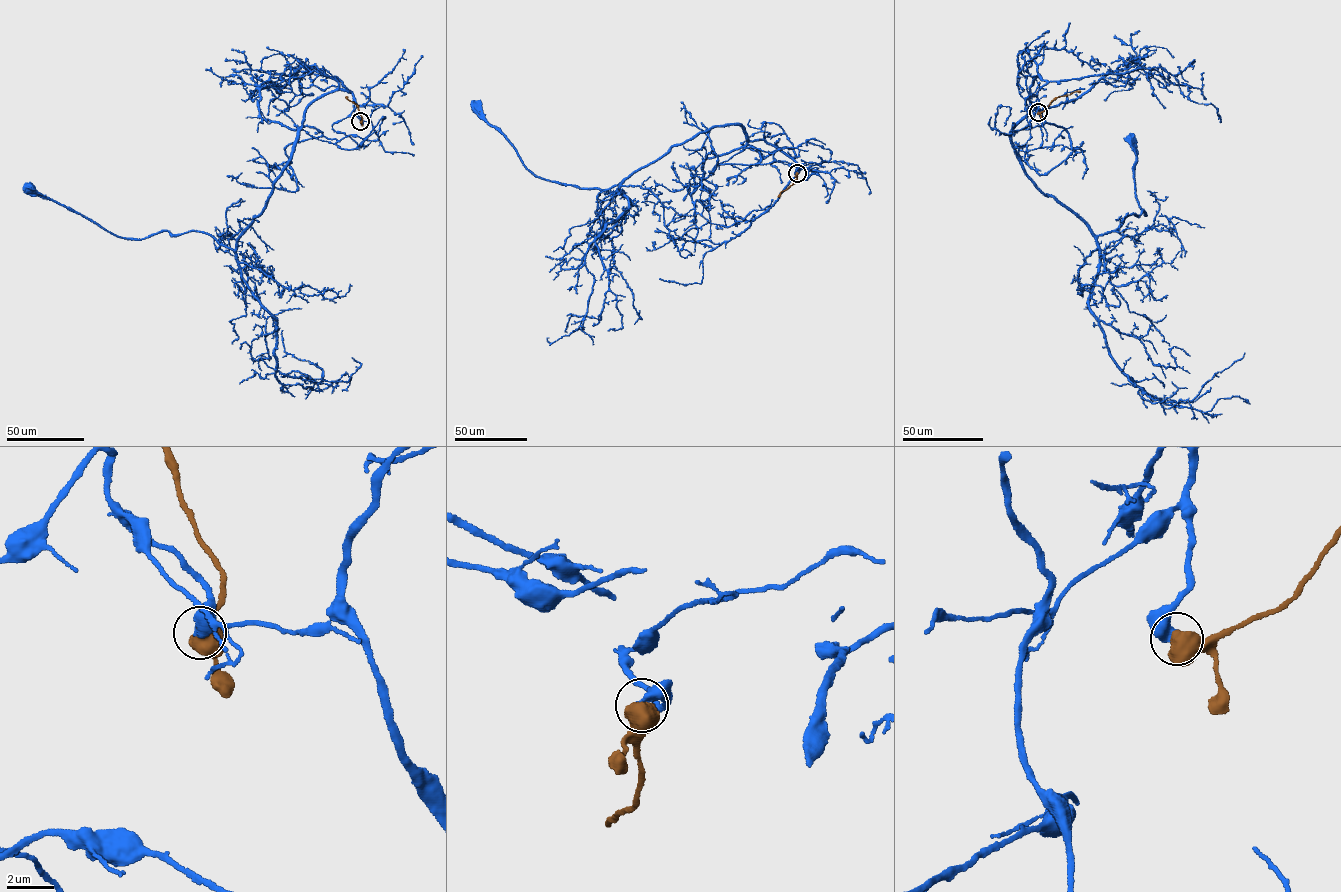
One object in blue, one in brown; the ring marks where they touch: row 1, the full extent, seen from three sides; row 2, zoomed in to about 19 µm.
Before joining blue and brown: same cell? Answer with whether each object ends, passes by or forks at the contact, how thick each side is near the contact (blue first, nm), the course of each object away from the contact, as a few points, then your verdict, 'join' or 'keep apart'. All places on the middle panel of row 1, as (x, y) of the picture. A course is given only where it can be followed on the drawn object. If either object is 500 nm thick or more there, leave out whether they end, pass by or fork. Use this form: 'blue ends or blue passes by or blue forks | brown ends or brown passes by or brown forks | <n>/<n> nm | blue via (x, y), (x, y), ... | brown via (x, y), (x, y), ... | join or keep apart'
440/750 nm | blue via (797, 173), (789, 156), (736, 125), (673, 146), (610, 188), (578, 188), (534, 176), (477, 107) | brown via (797, 173), (792, 184), (778, 196) | join

